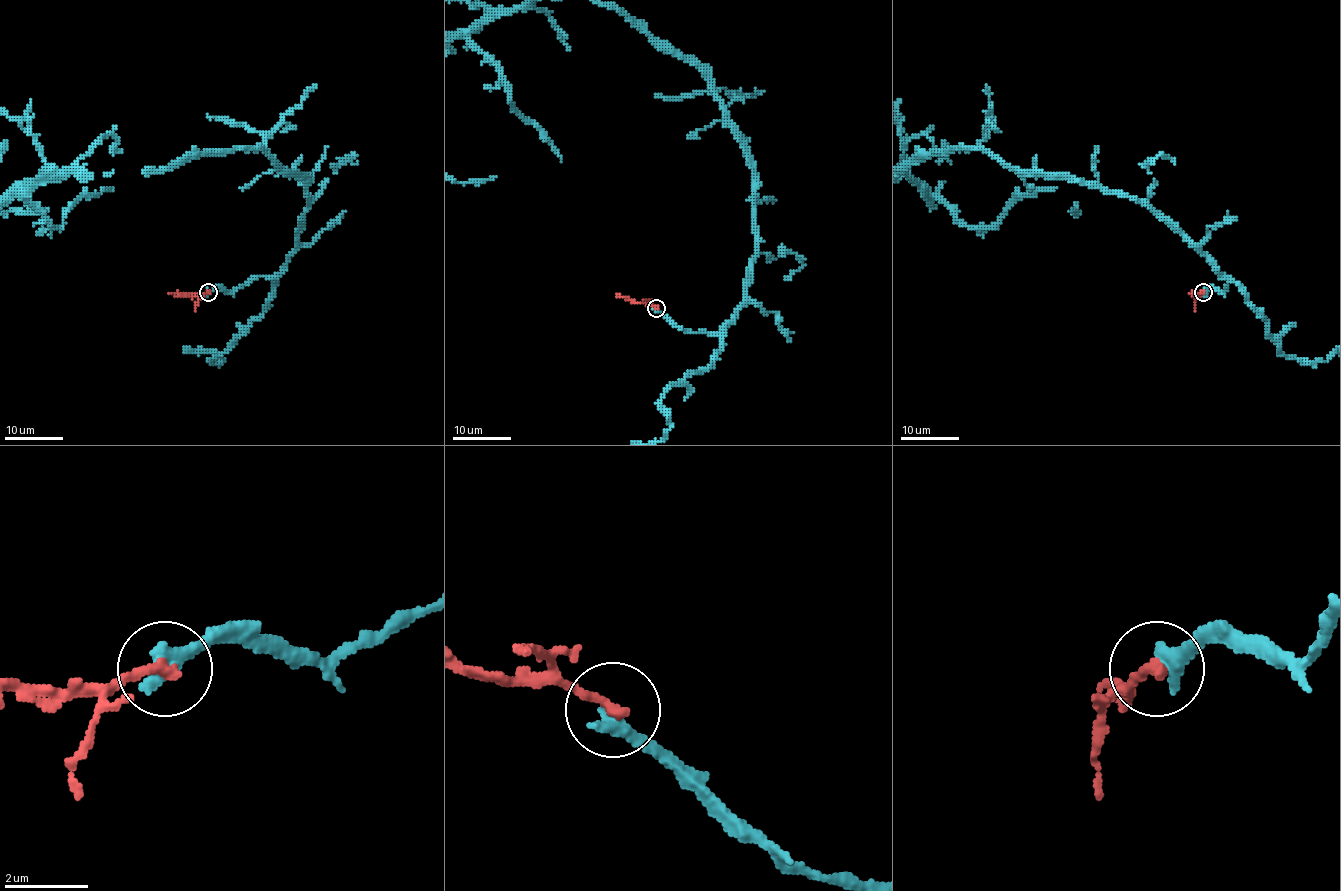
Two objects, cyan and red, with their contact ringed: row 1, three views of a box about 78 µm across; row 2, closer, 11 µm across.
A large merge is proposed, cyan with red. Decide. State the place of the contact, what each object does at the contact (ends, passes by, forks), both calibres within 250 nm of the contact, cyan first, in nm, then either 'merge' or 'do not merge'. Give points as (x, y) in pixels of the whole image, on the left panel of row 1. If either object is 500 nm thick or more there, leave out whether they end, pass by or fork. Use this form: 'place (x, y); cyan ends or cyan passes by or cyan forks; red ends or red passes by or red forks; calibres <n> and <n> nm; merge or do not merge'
place (208, 292); cyan ends; red ends; calibres 440 and 280 nm; do not merge

